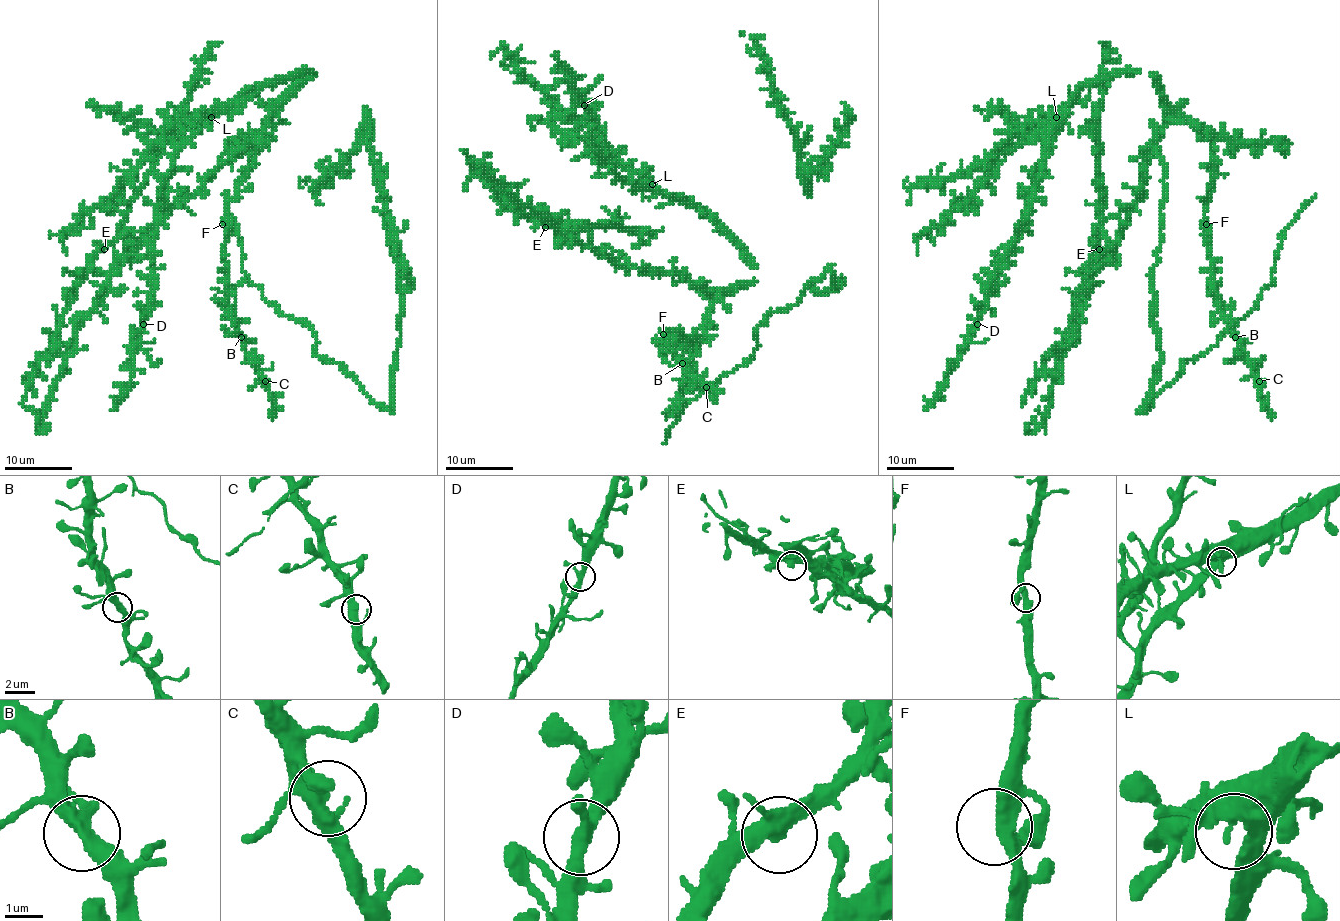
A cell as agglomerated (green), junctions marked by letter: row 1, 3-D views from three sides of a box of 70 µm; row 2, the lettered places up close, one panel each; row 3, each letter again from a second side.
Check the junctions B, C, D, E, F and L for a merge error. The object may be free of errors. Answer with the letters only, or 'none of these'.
none of these

